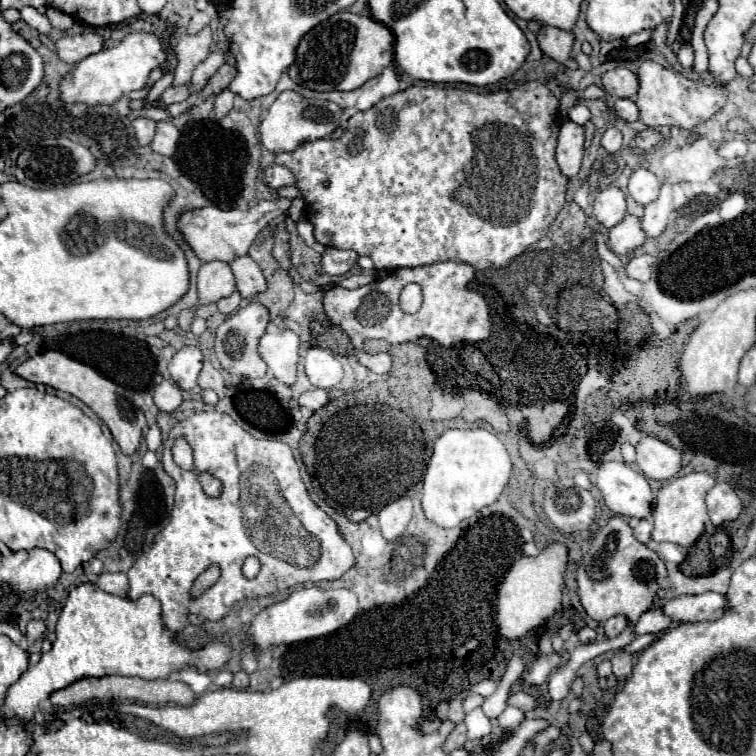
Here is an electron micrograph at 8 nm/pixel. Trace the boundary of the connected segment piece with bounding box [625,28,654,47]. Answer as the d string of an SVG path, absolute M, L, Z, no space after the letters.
M649 28L642 30L639 33L632 34L626 39L625 44L628 47L636 47L638 45L644 44L650 39L650 36L653 31L654 28Z

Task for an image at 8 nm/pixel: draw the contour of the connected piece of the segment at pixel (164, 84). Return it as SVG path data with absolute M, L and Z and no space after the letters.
M165 72L155 84L153 84L153 88L149 90L149 94L147 94L147 102L151 104L151 106L157 106L157 96L165 90L165 88L169 88L171 86L171 82L173 82L173 74L171 72Z

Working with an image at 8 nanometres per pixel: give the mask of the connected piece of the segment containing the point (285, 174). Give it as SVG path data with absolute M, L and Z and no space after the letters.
M273 164L273 166L265 172L265 182L267 182L271 188L279 188L279 186L285 186L285 184L295 184L295 178L293 178L293 174L291 174L287 168Z

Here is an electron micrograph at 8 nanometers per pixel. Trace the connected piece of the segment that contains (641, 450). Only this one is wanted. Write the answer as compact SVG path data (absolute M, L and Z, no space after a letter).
M645 436L635 446L637 466L645 472L645 476L653 480L673 478L681 468L681 452L671 448L671 444L663 444L653 436Z

